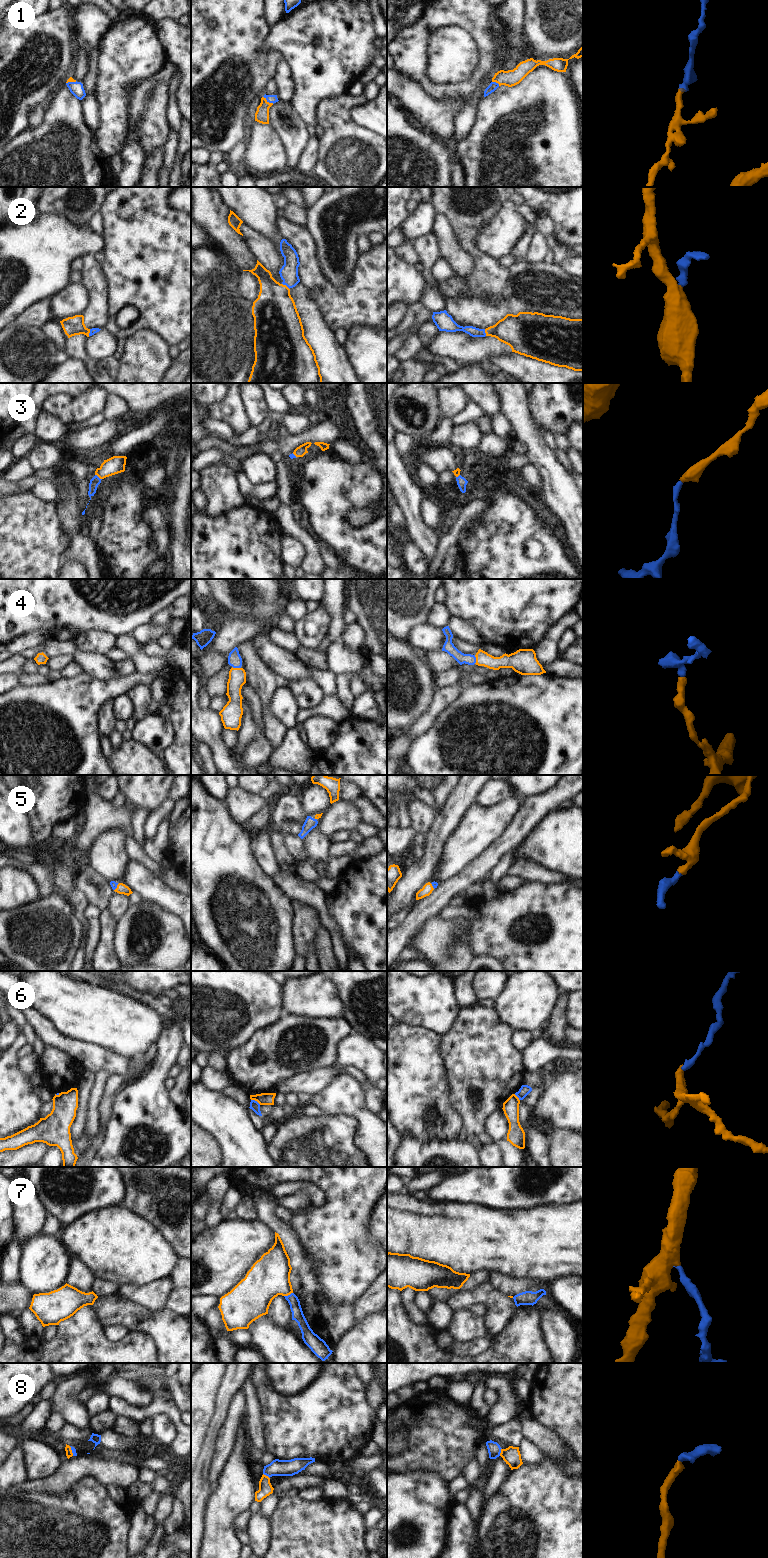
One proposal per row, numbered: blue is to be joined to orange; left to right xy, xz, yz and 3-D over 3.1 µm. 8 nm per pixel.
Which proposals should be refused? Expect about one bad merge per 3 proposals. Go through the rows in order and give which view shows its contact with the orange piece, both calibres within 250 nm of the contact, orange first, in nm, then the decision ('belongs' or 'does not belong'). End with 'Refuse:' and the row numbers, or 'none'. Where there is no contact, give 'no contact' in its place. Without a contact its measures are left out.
1: contact in xz; calibres 110 and 70 nm; belongs
2: contact in xz; calibres 360 and 140 nm; belongs
3: contact in xy; calibres 140 and 80 nm; belongs
4: contact in xz; calibres 140 and 110 nm; belongs
5: contact in xy; calibres 80 and 50 nm; belongs
6: contact in xz; calibres 100 and 80 nm; does not belong
7: contact in xz; calibres 320 and 100 nm; belongs
8: contact in yz; calibres 140 and 110 nm; belongs
Refuse: 6

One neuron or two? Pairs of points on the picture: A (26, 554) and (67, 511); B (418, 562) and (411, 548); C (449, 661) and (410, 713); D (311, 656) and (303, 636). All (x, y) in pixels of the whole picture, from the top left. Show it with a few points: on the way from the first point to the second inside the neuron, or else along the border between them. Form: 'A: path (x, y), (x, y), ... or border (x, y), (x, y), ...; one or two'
A: border (54, 503), (61, 529), (69, 538); two
B: path (415, 559), (411, 551); one
C: border (427, 663), (435, 675); two
D: border (301, 645), (315, 649); two

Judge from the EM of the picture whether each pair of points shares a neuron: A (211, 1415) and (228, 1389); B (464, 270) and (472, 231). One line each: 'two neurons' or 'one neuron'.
A: one neuron
B: two neurons

